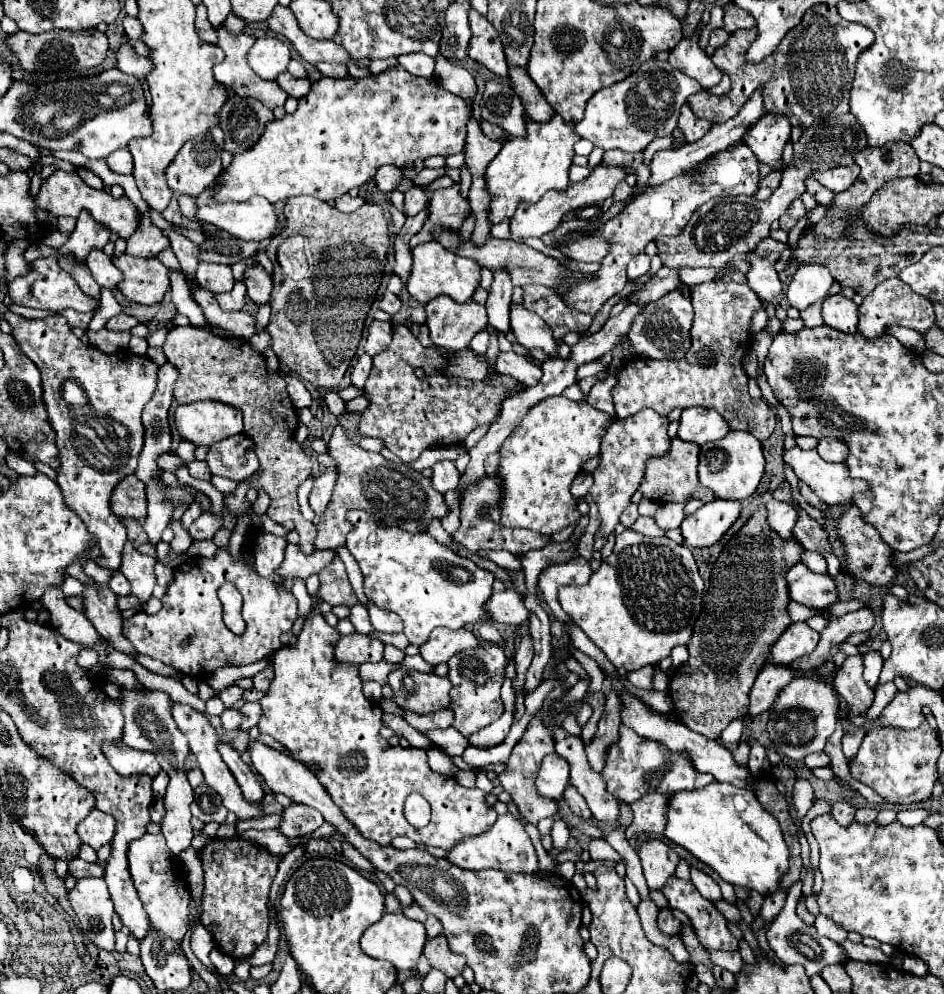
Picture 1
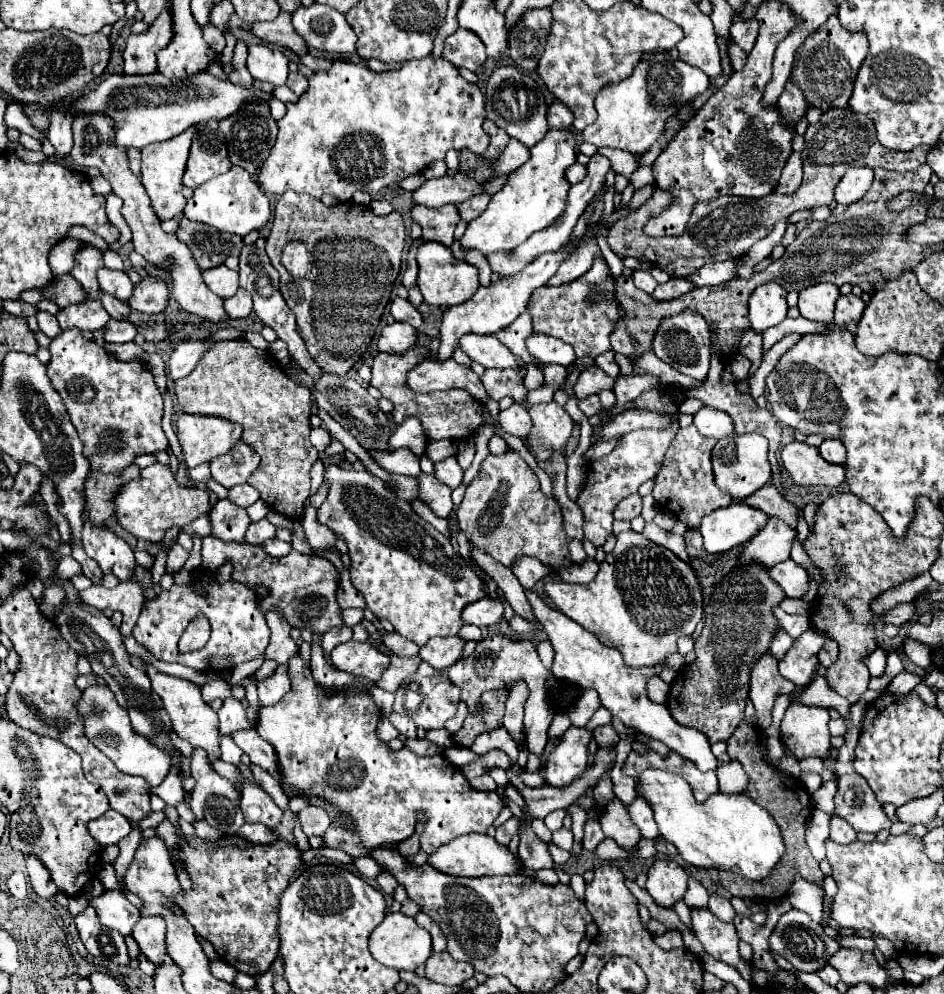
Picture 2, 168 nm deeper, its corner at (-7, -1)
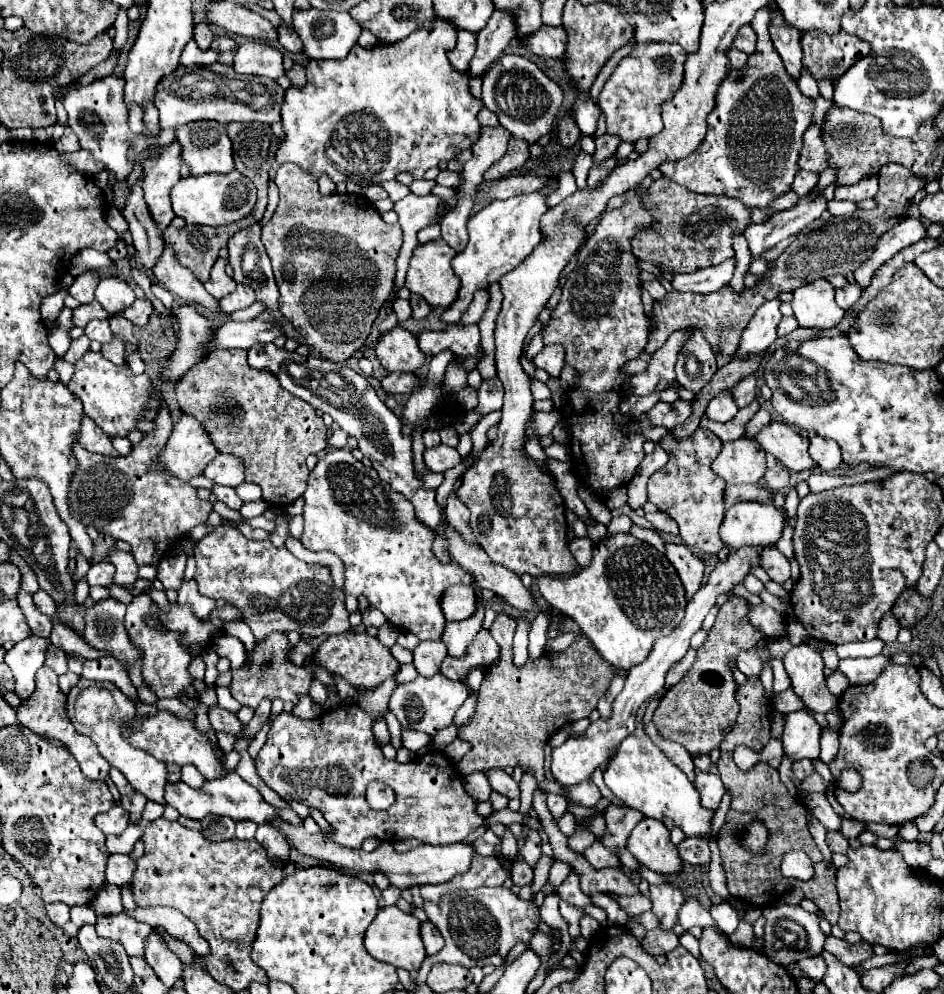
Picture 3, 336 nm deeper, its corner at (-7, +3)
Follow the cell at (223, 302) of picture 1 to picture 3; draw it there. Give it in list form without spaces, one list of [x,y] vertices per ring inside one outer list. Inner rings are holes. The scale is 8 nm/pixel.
[[[238,285],[234,293],[230,293],[228,297],[220,299],[220,307],[224,309],[224,313],[232,313],[238,309],[246,309],[256,301],[252,289],[248,285]]]

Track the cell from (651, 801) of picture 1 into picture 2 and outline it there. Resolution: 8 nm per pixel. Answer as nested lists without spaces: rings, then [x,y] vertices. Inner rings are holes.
[[[636,797],[630,805],[624,805],[624,809],[628,811],[632,823],[638,825],[644,839],[656,839],[660,835],[656,823],[654,823],[654,813],[652,813],[650,805],[642,797]]]

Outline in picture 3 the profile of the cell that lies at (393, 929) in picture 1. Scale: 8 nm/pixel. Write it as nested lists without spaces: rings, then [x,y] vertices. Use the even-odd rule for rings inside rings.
[[[382,907],[376,915],[376,919],[370,923],[366,929],[364,937],[364,947],[368,953],[384,963],[390,963],[394,967],[404,967],[406,971],[420,969],[426,951],[422,945],[422,935],[420,935],[420,921],[412,913],[404,913],[398,907]]]

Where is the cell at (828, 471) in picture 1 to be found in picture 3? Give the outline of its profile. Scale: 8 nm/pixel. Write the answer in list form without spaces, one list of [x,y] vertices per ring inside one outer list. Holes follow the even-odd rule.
[[[772,421],[772,425],[760,429],[756,435],[760,447],[772,453],[788,471],[808,471],[816,467],[816,461],[808,455],[810,441],[800,437],[792,427]]]

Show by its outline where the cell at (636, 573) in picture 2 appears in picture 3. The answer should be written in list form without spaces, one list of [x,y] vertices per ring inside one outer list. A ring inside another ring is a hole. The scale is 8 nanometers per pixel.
[[[616,533],[598,541],[588,569],[570,577],[542,575],[540,585],[548,605],[574,619],[598,653],[624,671],[640,665],[656,639],[670,635],[682,623],[688,605],[686,589],[668,557],[630,533]]]

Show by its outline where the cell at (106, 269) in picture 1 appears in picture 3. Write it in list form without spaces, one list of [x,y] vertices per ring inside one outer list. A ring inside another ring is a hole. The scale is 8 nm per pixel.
[[[102,277],[96,287],[96,299],[102,303],[102,307],[112,313],[122,313],[126,307],[130,307],[136,299],[130,283],[126,283],[120,277]]]

